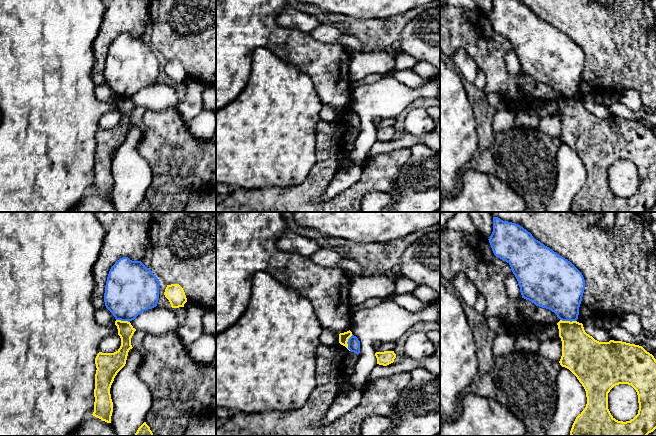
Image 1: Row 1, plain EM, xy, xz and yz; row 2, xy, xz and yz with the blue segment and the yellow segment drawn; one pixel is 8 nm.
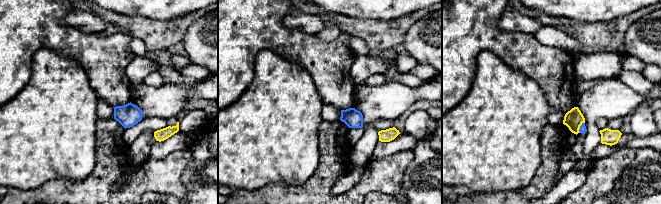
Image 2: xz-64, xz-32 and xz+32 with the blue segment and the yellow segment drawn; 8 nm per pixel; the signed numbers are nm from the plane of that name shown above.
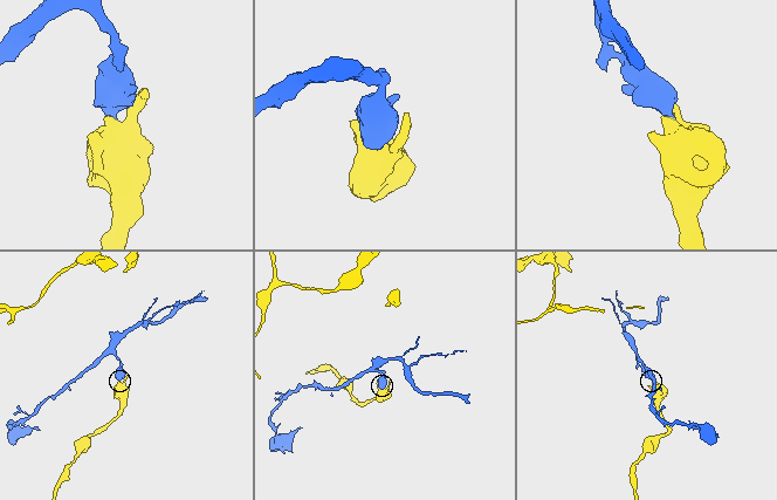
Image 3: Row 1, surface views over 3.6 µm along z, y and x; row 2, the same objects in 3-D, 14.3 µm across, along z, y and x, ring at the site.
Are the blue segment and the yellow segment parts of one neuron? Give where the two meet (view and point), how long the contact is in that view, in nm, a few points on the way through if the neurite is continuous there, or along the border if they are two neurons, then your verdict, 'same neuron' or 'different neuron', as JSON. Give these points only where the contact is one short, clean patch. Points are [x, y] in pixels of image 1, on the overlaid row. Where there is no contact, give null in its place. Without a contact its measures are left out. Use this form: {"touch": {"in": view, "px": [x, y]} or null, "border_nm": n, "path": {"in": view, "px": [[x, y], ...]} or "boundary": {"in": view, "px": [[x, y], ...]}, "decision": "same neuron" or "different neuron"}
{"touch": {"in": "xz", "px": [347, 342]}, "border_nm": 140, "boundary": {"in": "xz", "px": [[352, 334], [347, 342], [349, 350]]}, "decision": "different neuron"}

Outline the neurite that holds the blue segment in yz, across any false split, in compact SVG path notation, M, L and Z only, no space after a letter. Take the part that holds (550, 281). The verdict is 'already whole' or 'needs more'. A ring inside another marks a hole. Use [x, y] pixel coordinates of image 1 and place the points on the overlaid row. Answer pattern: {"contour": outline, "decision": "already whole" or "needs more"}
{"contour": "M493 217L493 232L488 239L494 255L506 261L515 275L522 298L554 312L562 321L576 321L582 301L585 280L567 259L536 240L520 225Z", "decision": "already whole"}

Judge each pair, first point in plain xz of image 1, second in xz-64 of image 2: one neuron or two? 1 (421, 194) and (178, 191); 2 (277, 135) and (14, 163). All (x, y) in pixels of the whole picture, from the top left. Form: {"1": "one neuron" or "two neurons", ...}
{"1": "two neurons", "2": "one neuron"}

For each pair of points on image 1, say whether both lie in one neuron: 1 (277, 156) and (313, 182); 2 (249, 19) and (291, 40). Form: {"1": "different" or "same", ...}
{"1": "different", "2": "same"}

